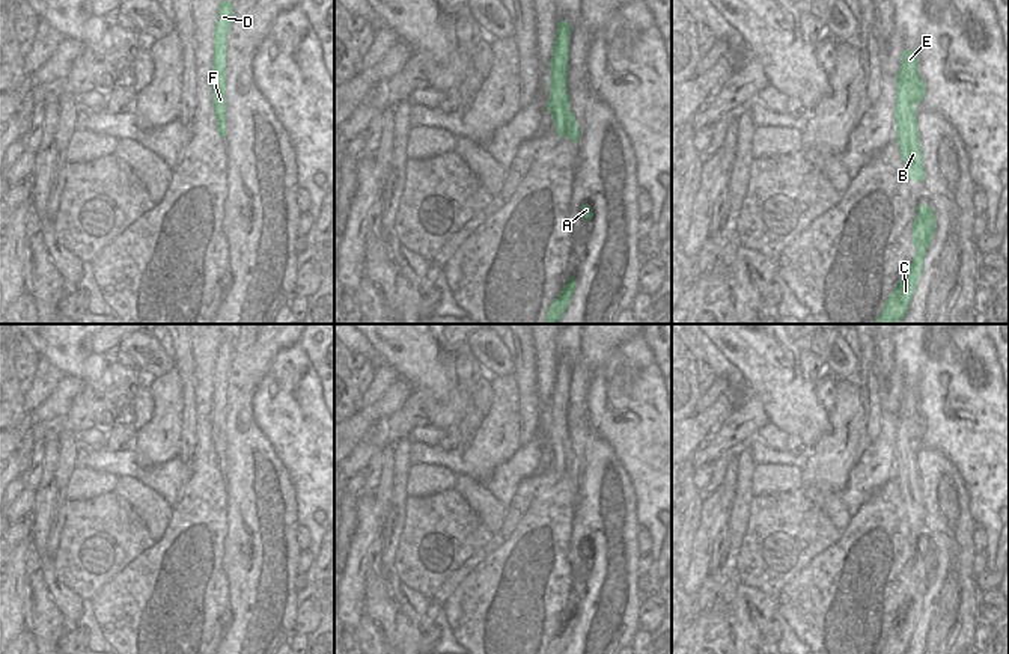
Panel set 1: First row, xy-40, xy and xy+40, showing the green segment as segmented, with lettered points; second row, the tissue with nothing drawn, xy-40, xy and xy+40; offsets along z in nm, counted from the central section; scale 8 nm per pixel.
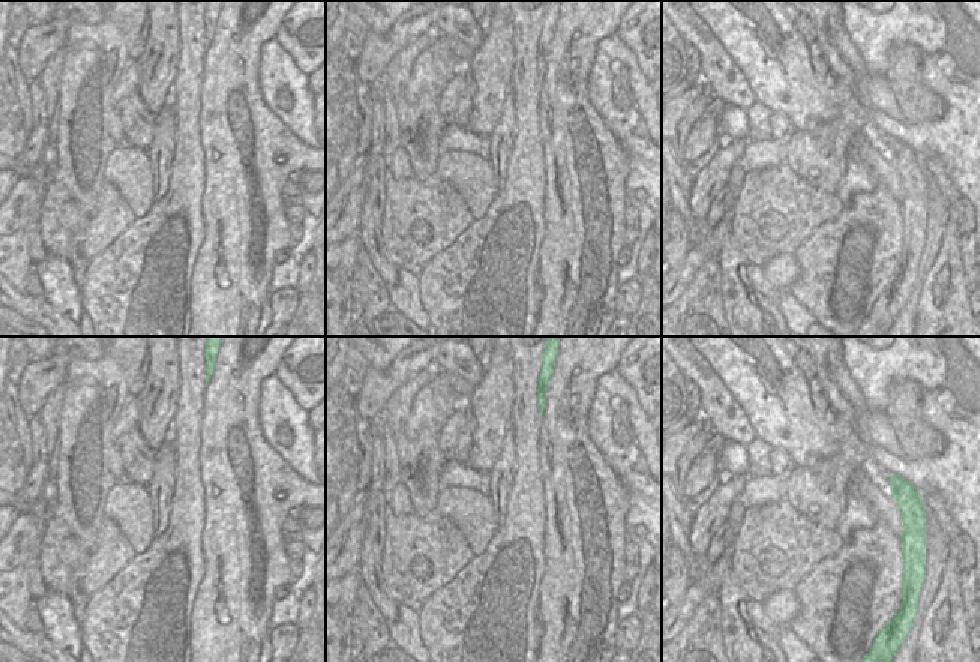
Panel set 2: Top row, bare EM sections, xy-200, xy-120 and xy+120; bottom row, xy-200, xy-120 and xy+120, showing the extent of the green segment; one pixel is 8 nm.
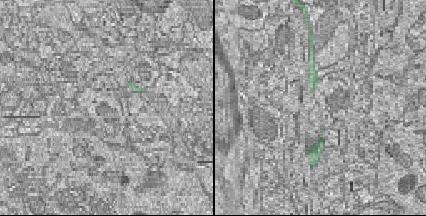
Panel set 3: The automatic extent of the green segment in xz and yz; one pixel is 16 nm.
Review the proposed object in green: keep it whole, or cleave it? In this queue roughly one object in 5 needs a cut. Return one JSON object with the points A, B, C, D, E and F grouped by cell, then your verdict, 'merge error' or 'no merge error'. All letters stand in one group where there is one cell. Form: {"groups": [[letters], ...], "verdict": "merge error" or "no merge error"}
{"groups": [["A", "B", "C", "D", "E", "F"]], "verdict": "no merge error"}

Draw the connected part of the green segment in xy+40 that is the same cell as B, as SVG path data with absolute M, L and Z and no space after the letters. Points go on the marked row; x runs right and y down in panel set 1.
M905 50L896 75L896 142L910 181L925 182L923 152L917 128L916 104L926 95L926 84L919 74L917 50Z

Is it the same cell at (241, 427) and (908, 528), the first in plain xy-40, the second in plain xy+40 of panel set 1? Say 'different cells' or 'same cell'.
different cells

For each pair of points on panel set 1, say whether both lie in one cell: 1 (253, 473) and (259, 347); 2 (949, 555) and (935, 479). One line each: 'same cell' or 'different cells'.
1: same cell
2: same cell

